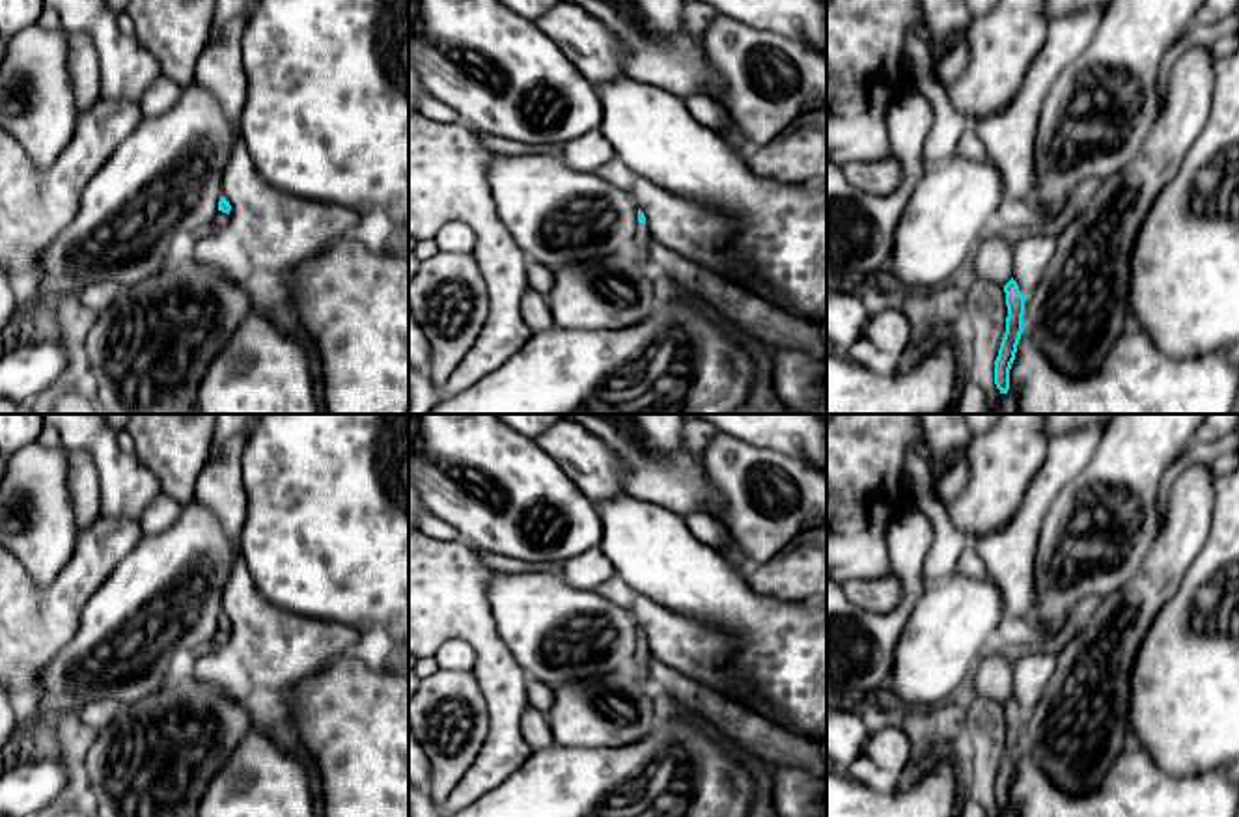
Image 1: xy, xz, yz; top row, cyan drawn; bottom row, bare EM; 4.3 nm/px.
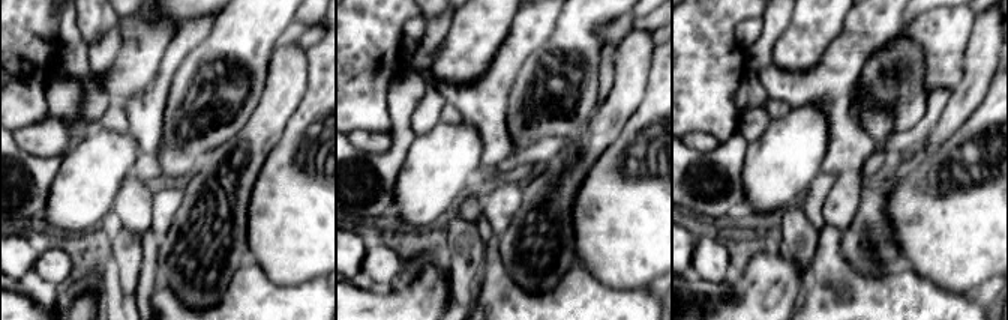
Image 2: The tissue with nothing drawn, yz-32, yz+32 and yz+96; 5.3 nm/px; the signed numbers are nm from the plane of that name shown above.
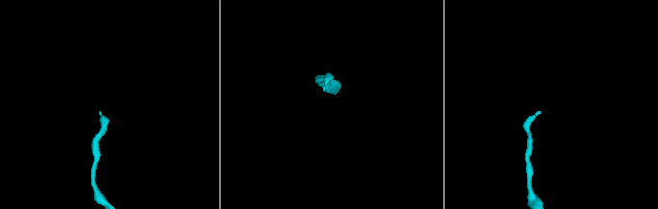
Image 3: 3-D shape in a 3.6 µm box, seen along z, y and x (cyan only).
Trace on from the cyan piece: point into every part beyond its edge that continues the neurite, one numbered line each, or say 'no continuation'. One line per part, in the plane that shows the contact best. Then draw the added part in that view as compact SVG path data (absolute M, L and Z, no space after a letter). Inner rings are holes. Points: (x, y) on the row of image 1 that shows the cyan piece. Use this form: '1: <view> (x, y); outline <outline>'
1: xz (642, 239); outline M638 222L636 233L633 237L631 250L636 256L636 259L642 265L646 265L657 276L657 269L655 269L653 259L651 259L651 248L649 248L649 244L651 244L651 235L649 235L647 226Z

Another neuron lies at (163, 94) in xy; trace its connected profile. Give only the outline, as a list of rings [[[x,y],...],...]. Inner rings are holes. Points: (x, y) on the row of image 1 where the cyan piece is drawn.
[[[160,75],[140,99],[144,116],[155,118],[174,108],[183,93],[183,86]]]

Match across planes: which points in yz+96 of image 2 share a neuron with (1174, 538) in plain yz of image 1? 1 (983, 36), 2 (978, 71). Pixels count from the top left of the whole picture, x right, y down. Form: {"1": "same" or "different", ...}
{"1": "same", "2": "same"}

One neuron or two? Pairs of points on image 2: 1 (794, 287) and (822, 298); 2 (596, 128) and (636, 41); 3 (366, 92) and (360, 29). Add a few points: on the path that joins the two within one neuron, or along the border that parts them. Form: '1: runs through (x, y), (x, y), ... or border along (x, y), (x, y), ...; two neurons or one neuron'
1: border along (810, 275), (810, 283), (801, 296); two neurons
2: runs through (617, 107), (629, 89), (632, 62); one neuron
3: runs through (360, 77), (360, 44); one neuron

